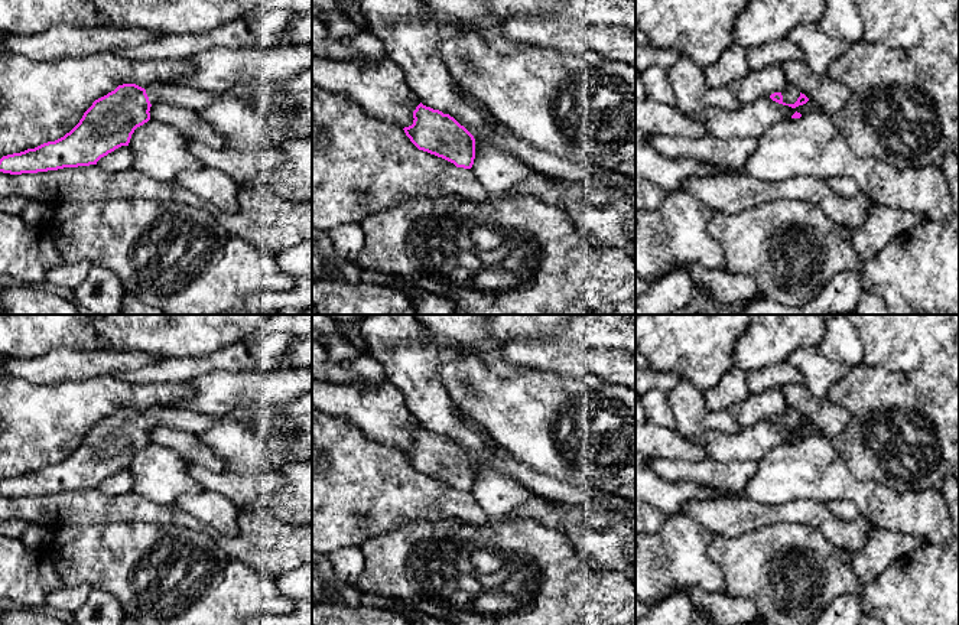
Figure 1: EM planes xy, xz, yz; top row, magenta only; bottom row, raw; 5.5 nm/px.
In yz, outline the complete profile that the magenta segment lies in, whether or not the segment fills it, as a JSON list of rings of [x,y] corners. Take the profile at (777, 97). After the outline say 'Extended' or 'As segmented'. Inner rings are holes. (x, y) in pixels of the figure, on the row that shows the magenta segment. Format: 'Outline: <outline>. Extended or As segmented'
Outline: [[[789,85],[786,91],[783,92],[774,92],[770,95],[770,98],[778,104],[789,105],[791,108],[796,108],[799,105],[803,105],[809,101],[809,98],[802,94],[796,87]]]. Extended

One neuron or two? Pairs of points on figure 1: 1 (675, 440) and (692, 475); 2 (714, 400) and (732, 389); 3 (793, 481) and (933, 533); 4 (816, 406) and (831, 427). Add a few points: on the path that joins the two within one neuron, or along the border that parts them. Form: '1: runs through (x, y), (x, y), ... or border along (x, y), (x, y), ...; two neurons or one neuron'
1: border along (706, 458), (698, 461), (650, 459); two neurons
2: runs through (718, 399), (728, 391); one neuron
3: runs through (828, 481), (862, 492), (886, 508), (899, 511); one neuron
4: runs through (822, 412), (831, 422); one neuron

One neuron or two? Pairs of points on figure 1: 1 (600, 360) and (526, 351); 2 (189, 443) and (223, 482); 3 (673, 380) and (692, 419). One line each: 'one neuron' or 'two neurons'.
1: one neuron
2: two neurons
3: two neurons

